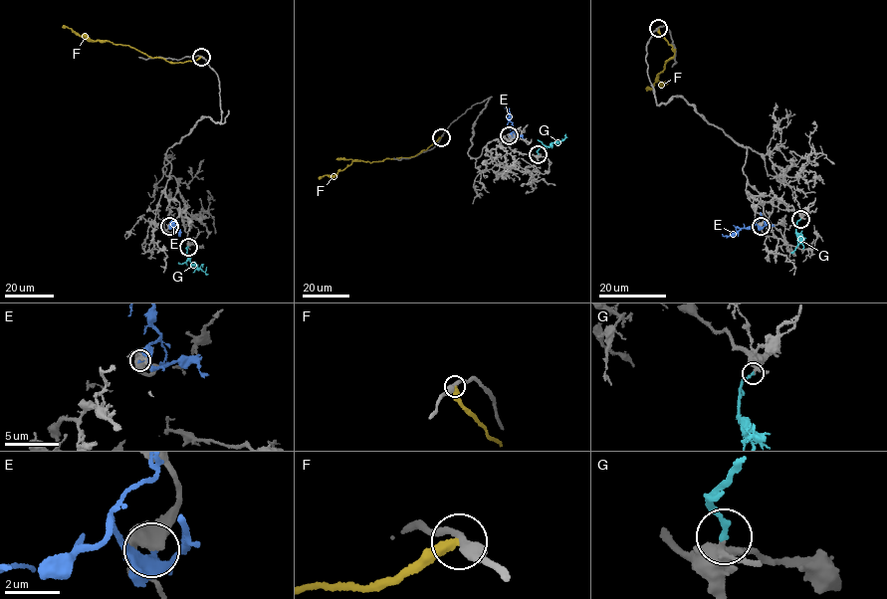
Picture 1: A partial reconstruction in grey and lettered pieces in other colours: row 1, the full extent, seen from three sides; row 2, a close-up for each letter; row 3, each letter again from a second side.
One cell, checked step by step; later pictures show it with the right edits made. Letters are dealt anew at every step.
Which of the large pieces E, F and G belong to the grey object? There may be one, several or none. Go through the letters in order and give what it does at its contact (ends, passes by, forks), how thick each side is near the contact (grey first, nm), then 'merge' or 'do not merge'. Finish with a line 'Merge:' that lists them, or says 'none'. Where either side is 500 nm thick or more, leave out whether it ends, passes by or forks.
E: it forks; calibres 480 and 240 nm; do not merge
F: it ends; calibres 280 and 380 nm; do not merge
G: it ends; calibres 190 and 190 nm; merge
Merge: G

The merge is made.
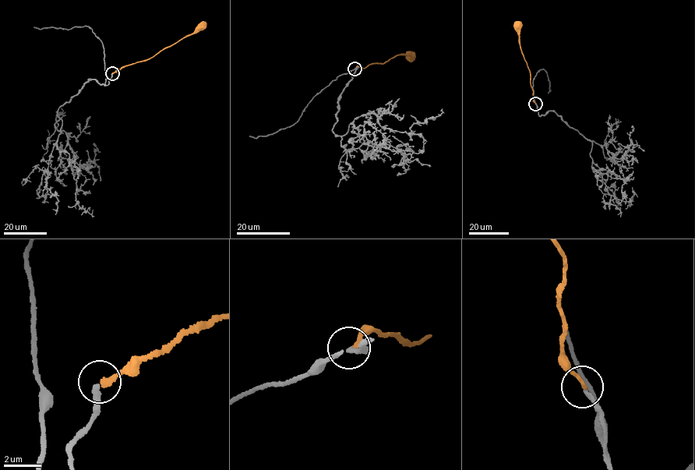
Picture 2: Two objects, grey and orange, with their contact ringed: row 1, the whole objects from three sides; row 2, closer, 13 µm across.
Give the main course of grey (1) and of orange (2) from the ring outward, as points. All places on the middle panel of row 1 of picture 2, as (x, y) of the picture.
1: (355, 68), (337, 102), (335, 135), (373, 112), (379, 125), (408, 133), (442, 108)
2: (354, 68), (382, 63), (398, 55), (410, 55)

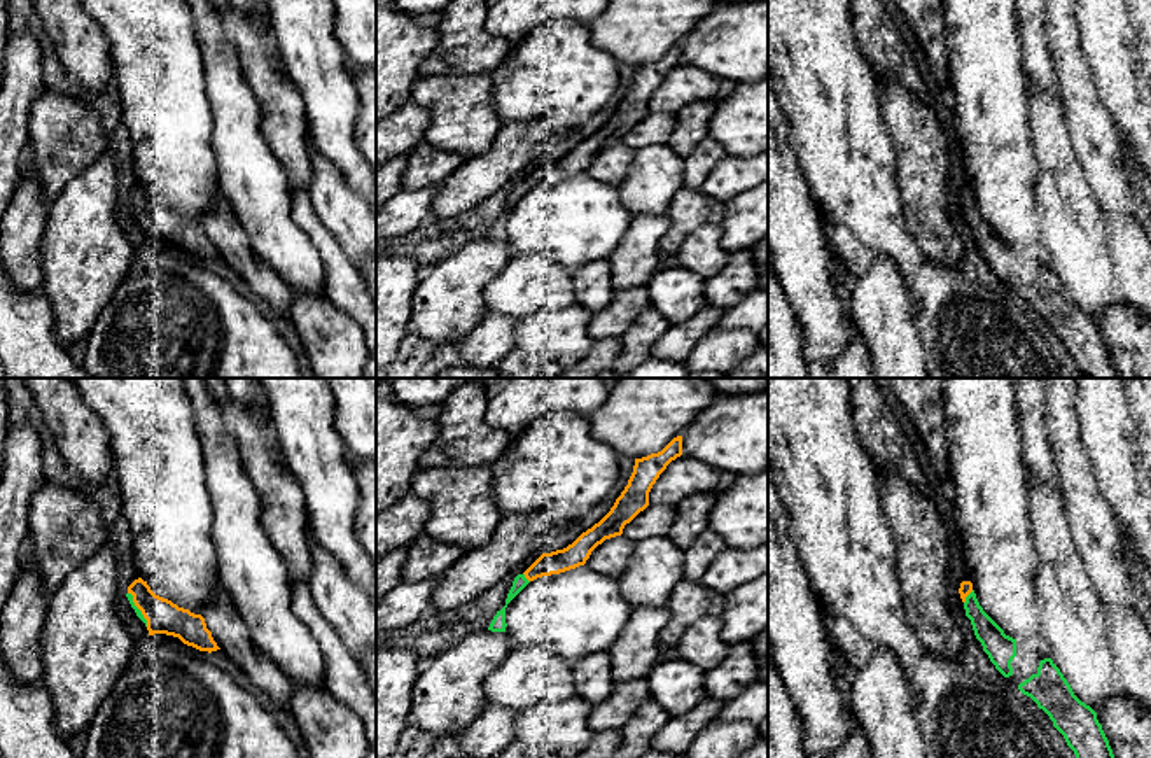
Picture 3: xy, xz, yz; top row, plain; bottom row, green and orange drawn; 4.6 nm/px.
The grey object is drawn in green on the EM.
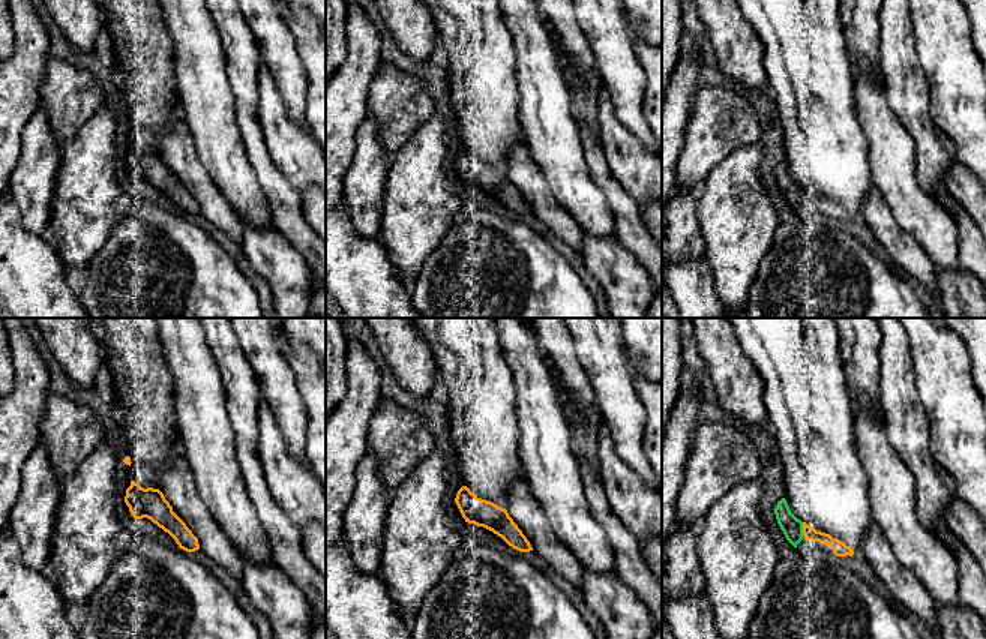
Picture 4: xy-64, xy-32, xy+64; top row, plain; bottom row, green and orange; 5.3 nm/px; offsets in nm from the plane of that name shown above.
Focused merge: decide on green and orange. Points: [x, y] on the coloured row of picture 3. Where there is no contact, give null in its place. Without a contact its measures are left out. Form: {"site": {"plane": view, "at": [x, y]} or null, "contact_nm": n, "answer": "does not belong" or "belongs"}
{"site": {"plane": "yz", "at": [966, 597]}, "contact_nm": 80, "answer": "belongs"}

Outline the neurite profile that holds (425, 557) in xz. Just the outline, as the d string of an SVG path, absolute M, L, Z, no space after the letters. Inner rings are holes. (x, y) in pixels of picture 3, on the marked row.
M425 534L413 539L408 546L401 581L416 583L444 574L462 555L465 548L436 541Z

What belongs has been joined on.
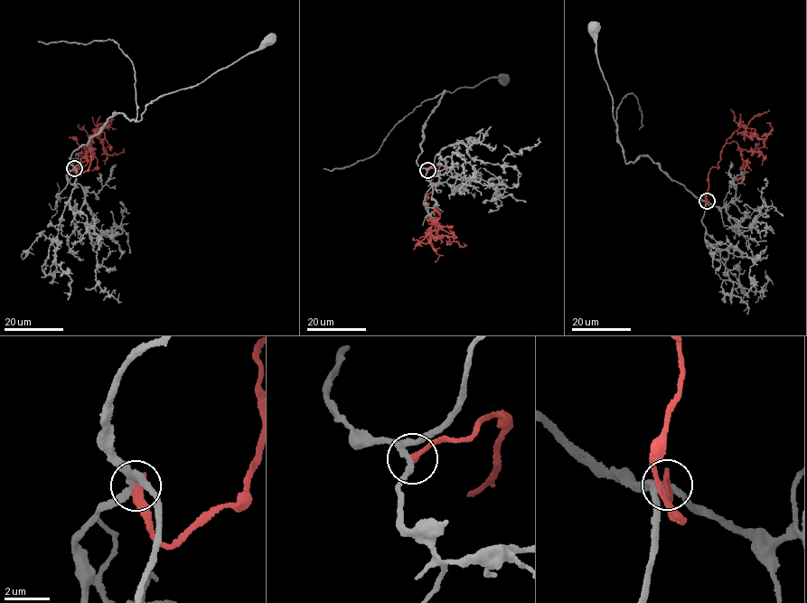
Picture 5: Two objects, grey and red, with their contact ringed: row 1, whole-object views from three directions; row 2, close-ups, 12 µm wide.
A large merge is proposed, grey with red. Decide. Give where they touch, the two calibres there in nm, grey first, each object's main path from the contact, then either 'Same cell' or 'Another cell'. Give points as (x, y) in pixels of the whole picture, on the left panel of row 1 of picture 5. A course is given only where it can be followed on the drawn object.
Place: (74, 168). Thickness 240 nm (grey) against 340 nm. Course of grey: (73, 167), (72, 152), (113, 116), (120, 112), (139, 121), (154, 99), (197, 85), (268, 40). Course of red: (74, 168), (79, 175), (88, 170), (95, 149), (87, 146), (101, 128), (97, 129), (107, 155), (123, 148). Another cell

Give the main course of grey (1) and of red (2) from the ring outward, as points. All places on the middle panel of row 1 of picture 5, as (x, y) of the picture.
1: (426, 170), (416, 162), (421, 151), (422, 129), (446, 91), (442, 93), (472, 87), (490, 78), (502, 79)
2: (427, 170), (439, 165), (425, 202), (430, 235), (464, 243)

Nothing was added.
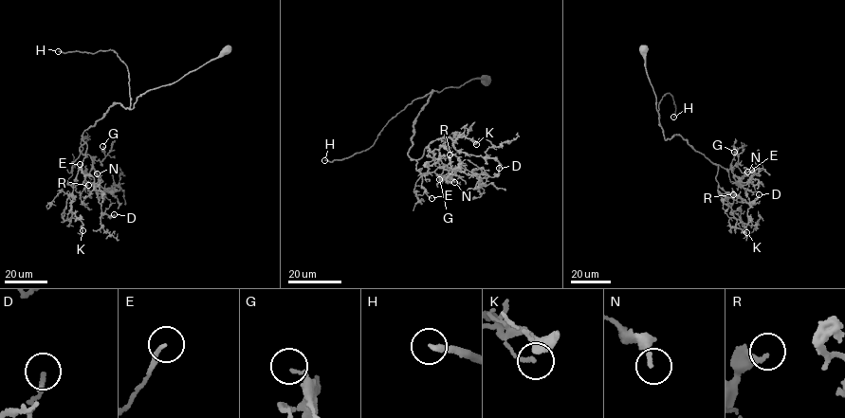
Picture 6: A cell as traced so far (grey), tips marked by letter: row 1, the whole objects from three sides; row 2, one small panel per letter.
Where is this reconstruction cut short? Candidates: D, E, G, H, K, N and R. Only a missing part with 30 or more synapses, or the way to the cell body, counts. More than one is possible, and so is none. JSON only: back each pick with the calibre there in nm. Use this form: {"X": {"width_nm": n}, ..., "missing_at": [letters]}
{"H": {"width_nm": 200}, "N": {"width_nm": 200}, "missing_at": ["H", "N"]}

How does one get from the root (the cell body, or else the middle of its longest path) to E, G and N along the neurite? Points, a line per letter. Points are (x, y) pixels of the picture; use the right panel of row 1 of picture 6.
E: (643, 50), (665, 139), (681, 136), (696, 151), (726, 170), (730, 181), (736, 182), (751, 170)
G: (643, 50), (645, 69), (665, 139), (680, 135), (712, 162), (731, 170), (738, 164), (734, 152)
N: (643, 50), (645, 69), (665, 139), (680, 135), (712, 162), (731, 170), (734, 166), (742, 172), (747, 172)

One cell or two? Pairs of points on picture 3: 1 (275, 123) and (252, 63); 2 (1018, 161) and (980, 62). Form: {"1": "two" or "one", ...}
{"1": "one", "2": "one"}

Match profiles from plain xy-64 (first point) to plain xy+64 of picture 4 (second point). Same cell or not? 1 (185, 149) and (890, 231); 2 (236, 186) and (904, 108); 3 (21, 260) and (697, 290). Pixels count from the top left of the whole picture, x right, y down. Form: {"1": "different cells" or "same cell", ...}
{"1": "same cell", "2": "different cells", "3": "same cell"}

